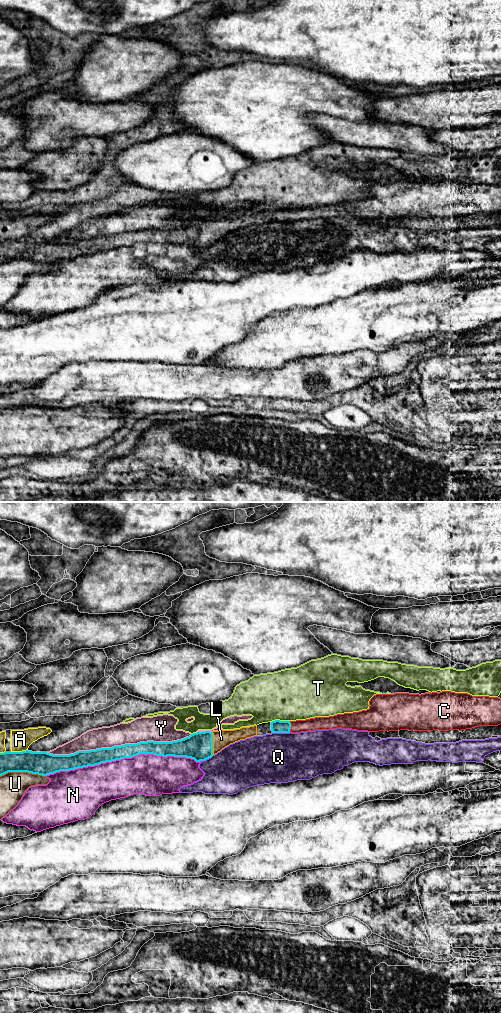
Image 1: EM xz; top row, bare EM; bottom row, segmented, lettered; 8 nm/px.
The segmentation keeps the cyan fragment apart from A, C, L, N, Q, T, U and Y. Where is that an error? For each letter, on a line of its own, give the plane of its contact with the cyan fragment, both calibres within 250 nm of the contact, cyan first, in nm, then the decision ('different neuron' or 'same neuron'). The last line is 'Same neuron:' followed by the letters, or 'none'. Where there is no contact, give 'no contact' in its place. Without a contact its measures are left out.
A: xz | 190/160 nm | different neuron
C: xz | 110/110 nm | same neuron
L: xz | 220/140 nm | same neuron
N: xz | 130/320 nm | different neuron
Q: xz | 110/400 nm | different neuron
T: xz | 110/420 nm | different neuron
U: xz | 190/220 nm | different neuron
Y: xz | 130/200 nm | different neuron
Same neuron: C, L

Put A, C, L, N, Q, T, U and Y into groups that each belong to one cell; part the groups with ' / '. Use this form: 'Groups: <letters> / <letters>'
Groups: A / C L / N / Q / T / U / Y

